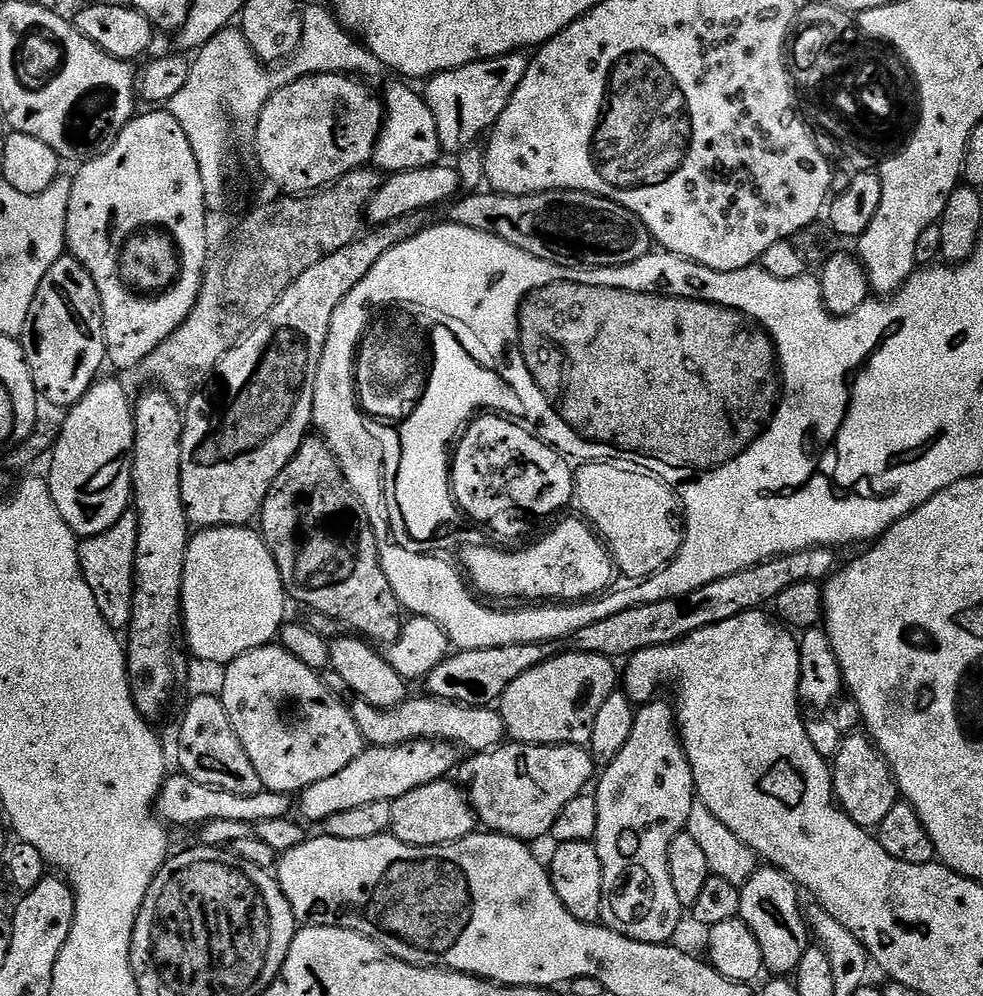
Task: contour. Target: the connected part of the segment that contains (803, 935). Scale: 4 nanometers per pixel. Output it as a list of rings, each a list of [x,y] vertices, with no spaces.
[[[771,866],[757,867],[756,872],[740,889],[739,919],[758,938],[762,946],[764,967],[773,977],[784,978],[795,973],[802,954],[810,946],[810,929],[806,923],[805,913],[800,912],[800,896],[797,885],[785,872]]]

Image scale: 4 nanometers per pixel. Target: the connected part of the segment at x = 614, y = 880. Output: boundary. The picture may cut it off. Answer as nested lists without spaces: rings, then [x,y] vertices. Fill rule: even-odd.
[[[653,698],[649,700],[647,704],[643,705],[637,711],[636,717],[634,718],[634,730],[630,730],[630,738],[626,742],[626,746],[622,746],[622,750],[618,750],[618,758],[614,758],[614,762],[610,762],[599,773],[598,783],[595,785],[595,788],[597,788],[594,788],[596,805],[598,806],[598,830],[596,831],[594,843],[598,850],[598,858],[602,858],[602,910],[600,911],[600,920],[605,928],[613,928],[614,931],[622,934],[626,938],[634,938],[638,942],[650,942],[651,944],[669,943],[673,939],[671,936],[680,928],[682,909],[678,902],[678,894],[674,894],[674,882],[670,882],[668,851],[670,850],[670,842],[674,842],[674,838],[679,832],[687,829],[690,810],[694,801],[697,799],[694,778],[692,777],[692,767],[686,758],[684,747],[681,746],[678,739],[676,713],[673,705],[669,701],[667,704],[666,701],[660,699]]]

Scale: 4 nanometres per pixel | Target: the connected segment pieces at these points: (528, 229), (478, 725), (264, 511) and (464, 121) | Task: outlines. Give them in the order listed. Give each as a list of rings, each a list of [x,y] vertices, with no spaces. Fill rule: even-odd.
[[[479,190],[453,199],[446,211],[449,224],[494,234],[510,242],[510,246],[518,246],[518,250],[526,250],[526,254],[534,254],[534,258],[566,264],[569,268],[621,268],[630,262],[638,262],[638,258],[648,255],[654,248],[648,227],[633,212],[618,206],[618,202],[610,202],[589,192],[539,192],[529,196],[503,196],[500,192]]]
[[[427,694],[406,698],[398,707],[385,710],[376,708],[370,702],[353,699],[350,707],[352,717],[362,734],[365,745],[373,748],[410,744],[414,740],[442,740],[457,749],[465,748],[468,754],[490,752],[499,748],[505,739],[504,719],[495,707],[475,708],[465,704],[455,704],[449,700],[439,700]]]
[[[312,434],[302,442],[298,451],[287,457],[285,464],[288,465],[276,472],[258,517],[259,531],[270,554],[274,554],[285,593],[298,603],[313,608],[313,613],[353,628],[357,637],[373,645],[393,644],[404,629],[402,609],[380,565],[381,545],[377,529],[376,532],[372,529],[373,521],[366,518],[361,505],[360,508],[356,505],[357,493],[348,489],[351,488],[349,481],[344,479],[344,471],[340,469],[336,456],[319,435]]]
[[[523,51],[512,52],[508,56],[499,56],[493,60],[479,60],[449,72],[440,72],[427,81],[428,89],[423,89],[422,95],[427,100],[430,110],[436,116],[441,153],[459,154],[464,149],[473,147],[480,135],[481,139],[485,133],[495,126],[502,110],[506,110],[518,82],[522,82],[522,78],[528,69],[528,62],[529,57]]]

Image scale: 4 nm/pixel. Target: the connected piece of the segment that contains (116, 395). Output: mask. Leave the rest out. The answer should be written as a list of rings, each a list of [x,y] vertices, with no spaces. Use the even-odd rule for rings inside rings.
[[[97,379],[92,389],[80,401],[67,409],[65,425],[62,426],[61,434],[50,451],[52,465],[46,473],[48,489],[54,498],[54,506],[58,514],[62,514],[66,526],[70,526],[70,530],[80,538],[110,530],[110,526],[114,526],[118,518],[122,518],[122,514],[129,511],[132,504],[130,457],[136,437],[134,404],[130,396],[128,400],[127,390],[118,381],[104,379]]]

